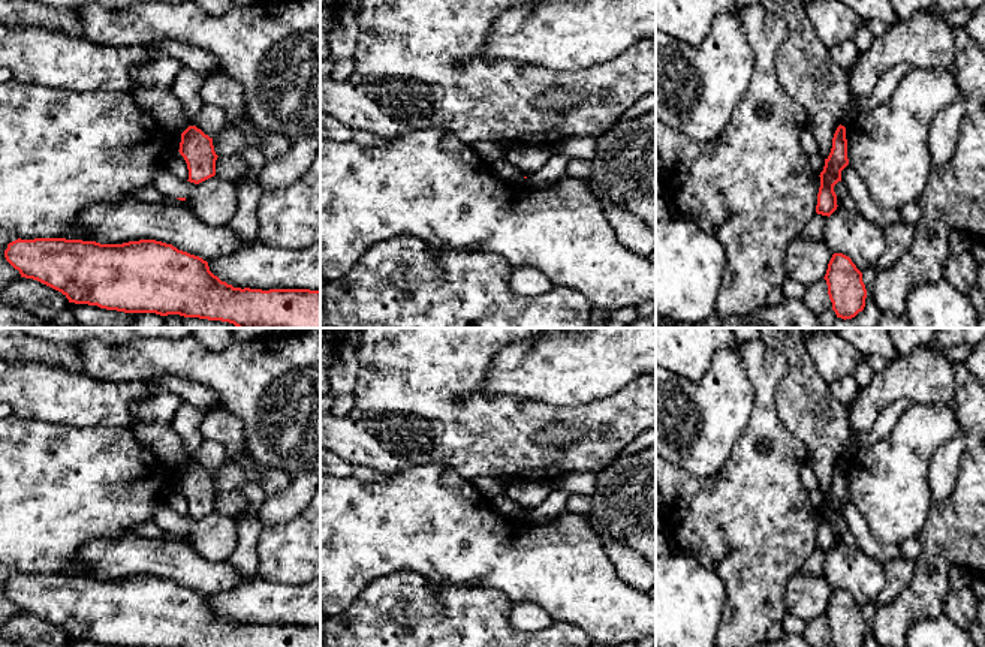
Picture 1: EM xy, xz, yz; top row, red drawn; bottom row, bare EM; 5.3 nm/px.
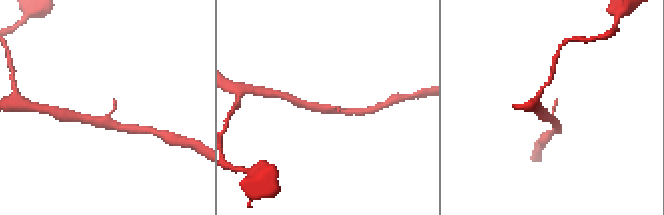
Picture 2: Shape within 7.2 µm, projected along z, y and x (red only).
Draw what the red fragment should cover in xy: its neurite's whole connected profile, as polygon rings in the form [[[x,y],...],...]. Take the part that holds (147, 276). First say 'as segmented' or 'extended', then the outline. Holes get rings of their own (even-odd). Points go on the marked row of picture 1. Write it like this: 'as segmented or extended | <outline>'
as segmented | [[[18,238],[7,244],[4,258],[21,277],[49,286],[75,304],[222,321],[237,328],[320,328],[320,291],[234,288],[214,276],[202,258],[156,240],[100,244],[66,238]]]

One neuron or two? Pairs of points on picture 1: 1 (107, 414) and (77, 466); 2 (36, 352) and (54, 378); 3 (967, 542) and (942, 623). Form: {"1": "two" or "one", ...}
{"1": "two", "2": "two", "3": "two"}

